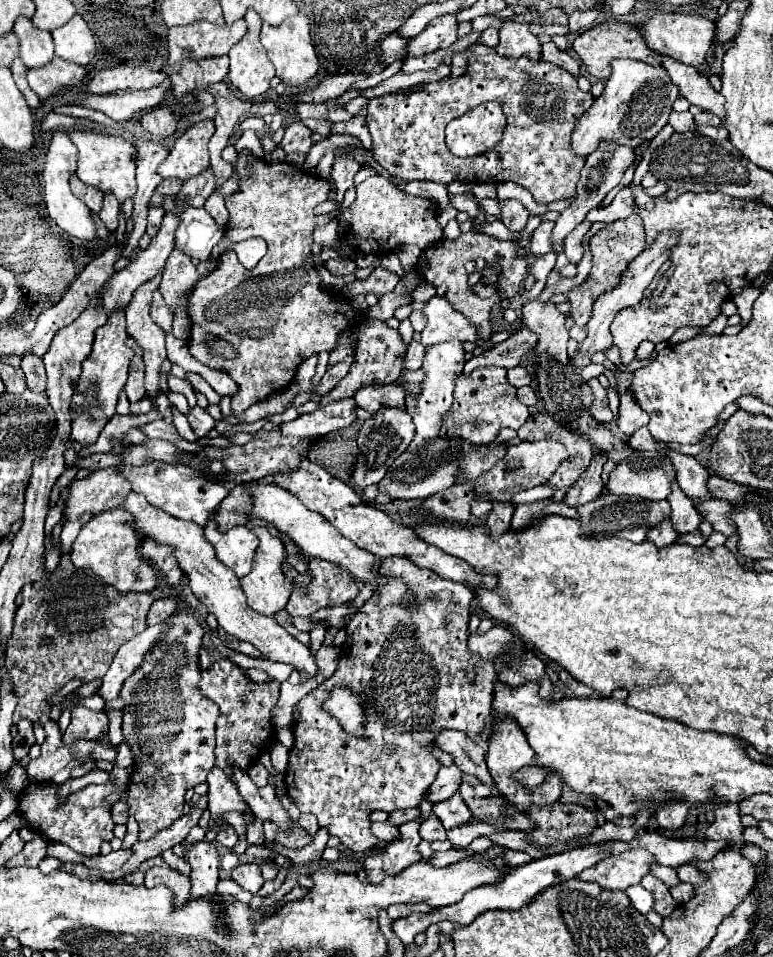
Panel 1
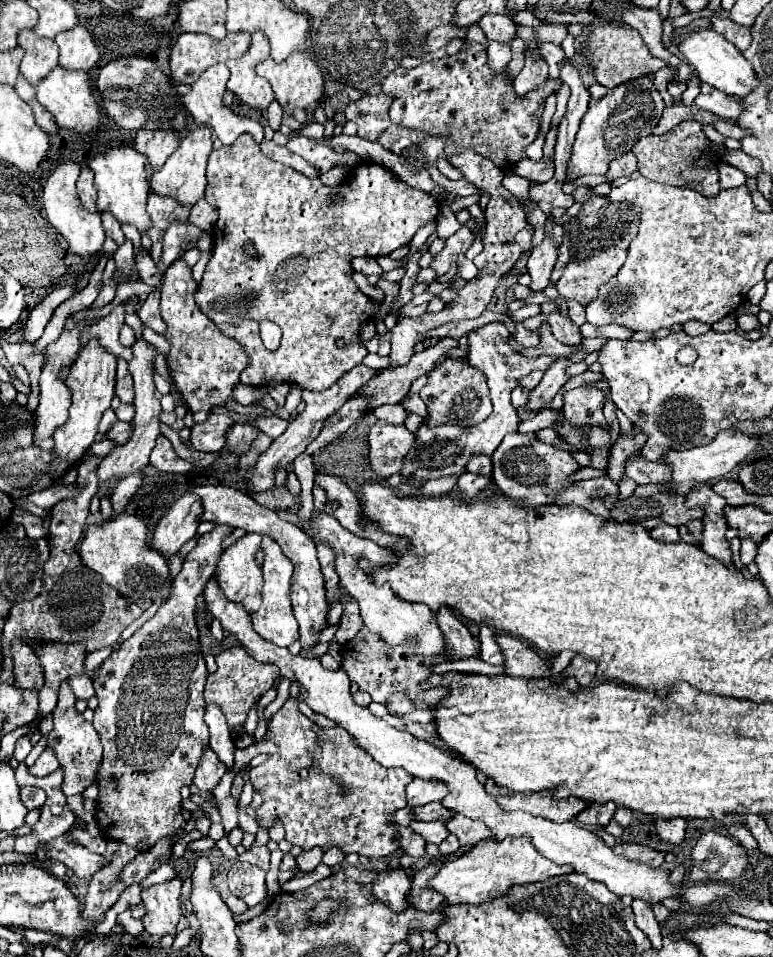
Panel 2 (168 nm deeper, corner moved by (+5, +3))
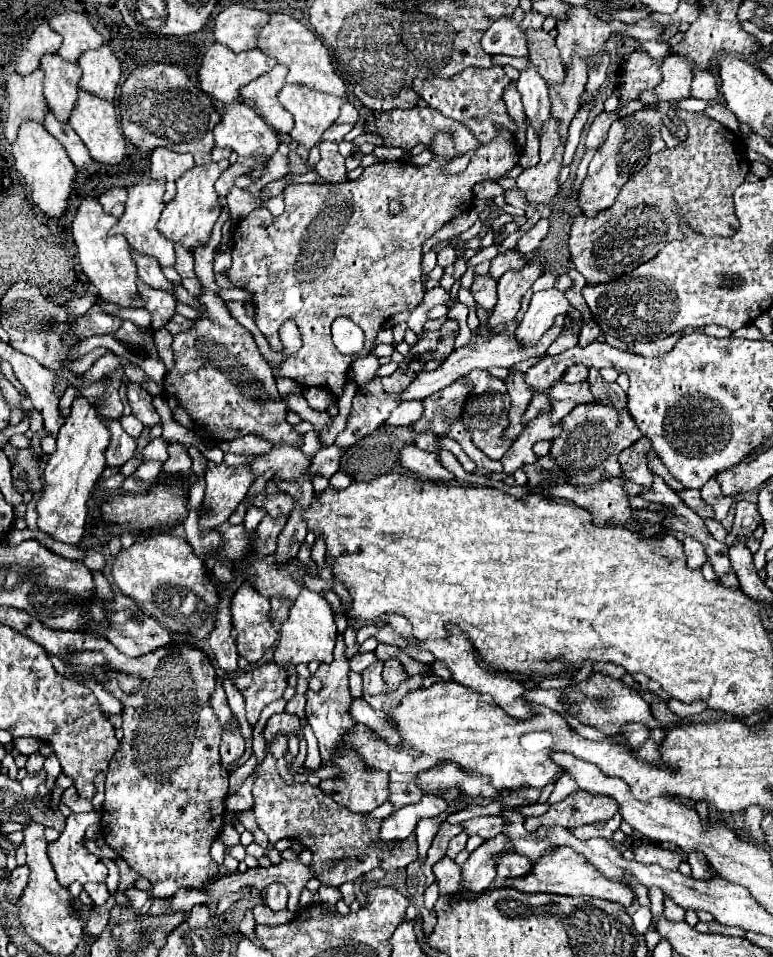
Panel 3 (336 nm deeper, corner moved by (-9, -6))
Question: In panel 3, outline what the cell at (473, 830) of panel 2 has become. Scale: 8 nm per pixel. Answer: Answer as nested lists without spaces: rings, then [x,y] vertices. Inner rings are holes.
[[[501,853],[497,857],[495,885],[503,885],[507,879],[523,879],[523,875],[527,875],[527,871],[531,871],[533,865],[533,859],[527,859],[519,853]]]

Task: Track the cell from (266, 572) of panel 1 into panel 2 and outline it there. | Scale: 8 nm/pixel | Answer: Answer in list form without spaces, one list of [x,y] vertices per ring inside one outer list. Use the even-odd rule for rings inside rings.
[[[263,536],[261,550],[263,550],[263,578],[265,578],[265,584],[263,584],[261,606],[259,606],[259,610],[255,610],[251,614],[251,622],[253,622],[253,628],[257,630],[257,634],[261,634],[265,640],[269,640],[277,646],[291,646],[299,638],[299,626],[297,626],[297,620],[293,616],[291,602],[289,602],[289,586],[291,586],[293,564],[281,554],[281,548],[269,536]]]

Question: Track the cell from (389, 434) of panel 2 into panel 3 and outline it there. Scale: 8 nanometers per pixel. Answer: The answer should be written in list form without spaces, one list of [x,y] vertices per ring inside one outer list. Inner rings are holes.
[[[405,445],[399,451],[399,461],[407,471],[423,479],[431,479],[431,481],[453,481],[455,479],[455,475],[441,465],[437,455],[429,451],[421,451],[415,445]]]

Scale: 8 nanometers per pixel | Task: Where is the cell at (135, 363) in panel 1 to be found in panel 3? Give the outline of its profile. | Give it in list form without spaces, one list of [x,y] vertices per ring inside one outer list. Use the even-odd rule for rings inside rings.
[[[129,383],[127,387],[127,397],[129,397],[129,405],[133,409],[133,415],[145,425],[145,427],[155,427],[161,423],[159,413],[153,407],[153,399],[135,383]]]

